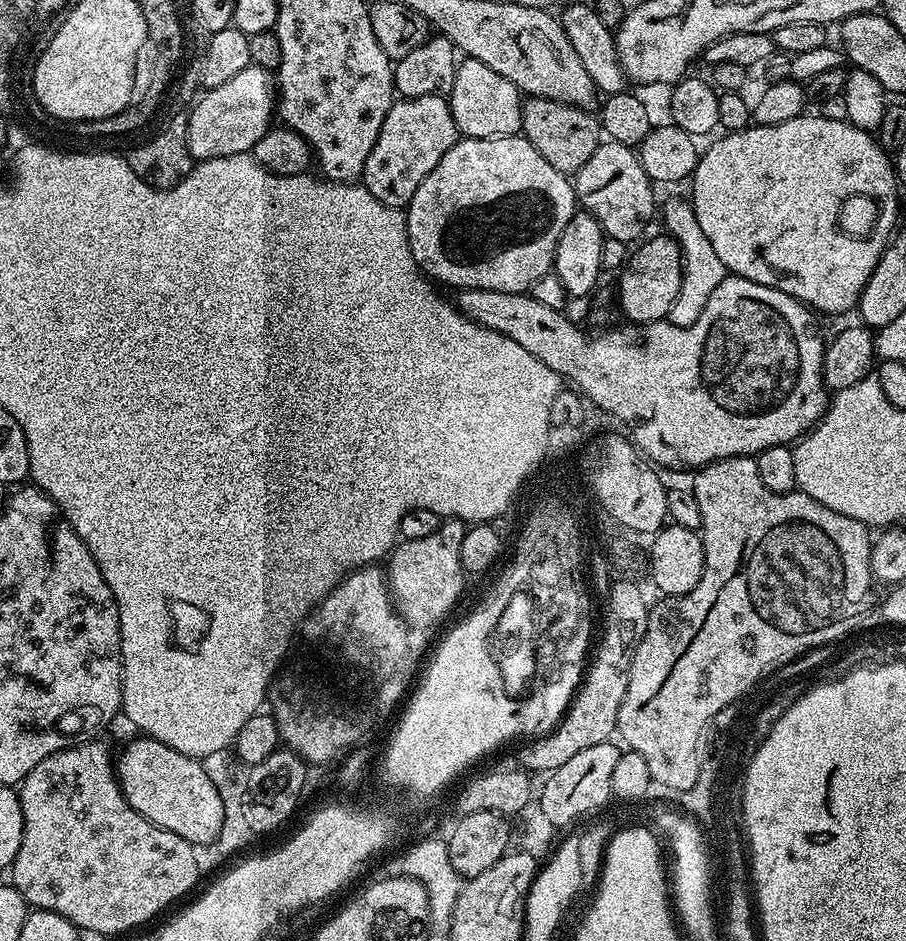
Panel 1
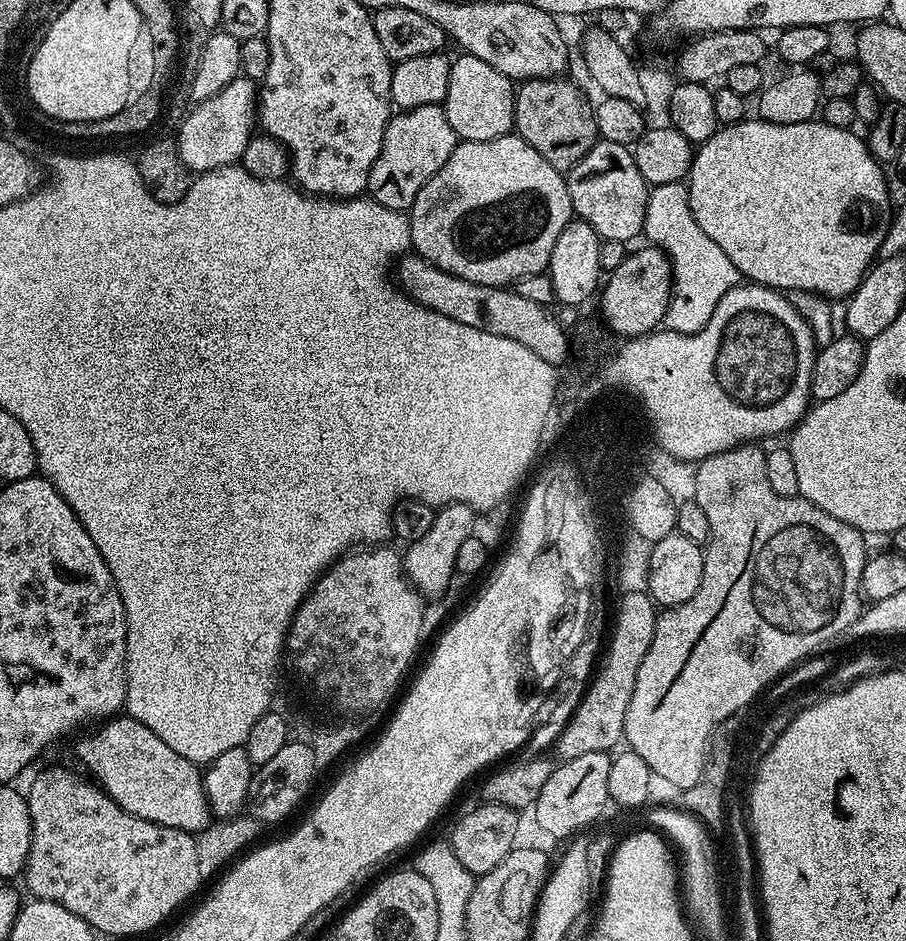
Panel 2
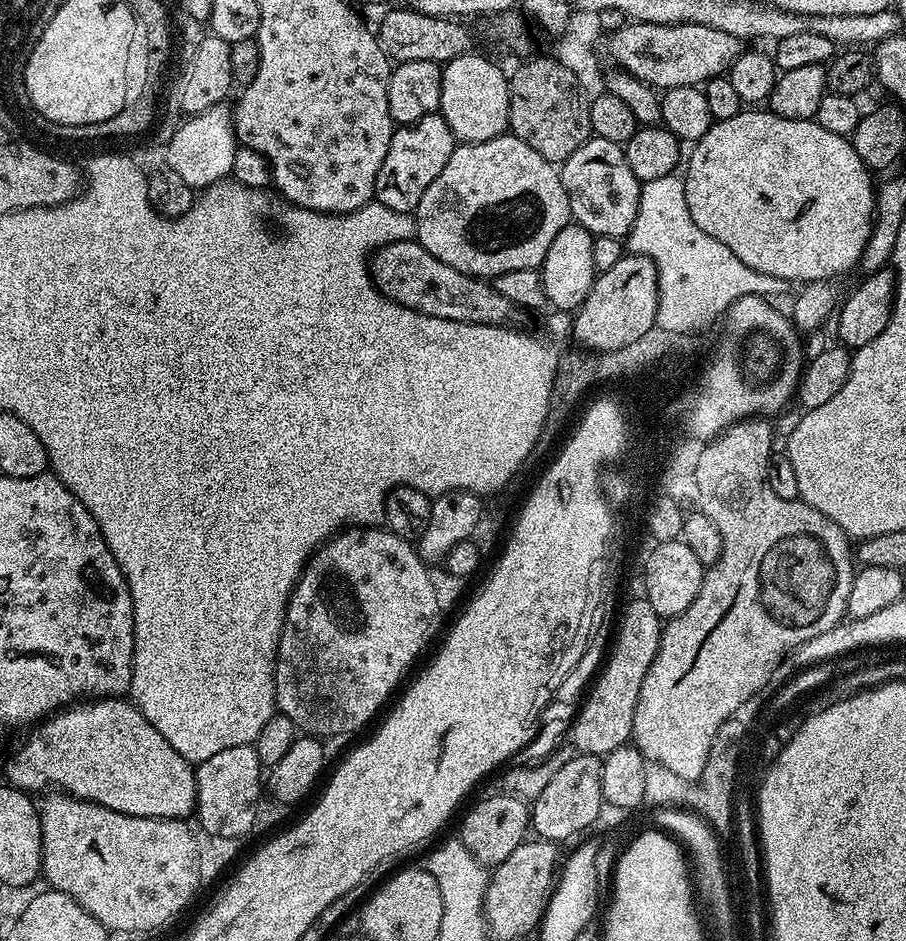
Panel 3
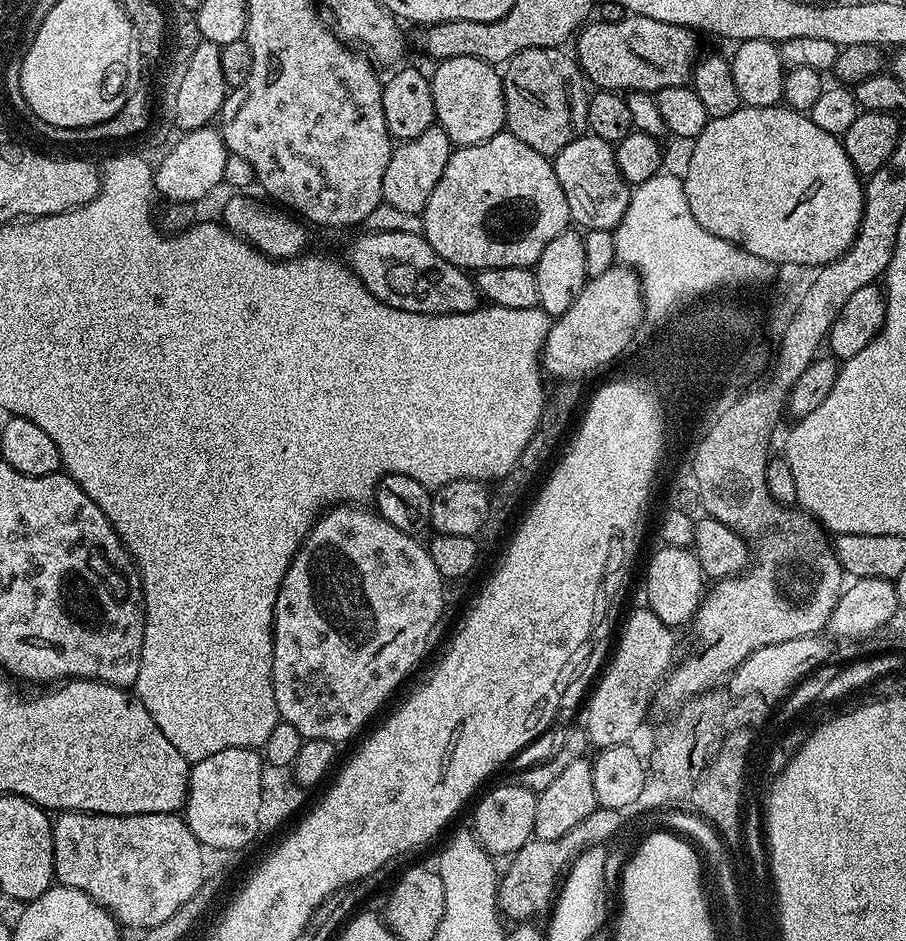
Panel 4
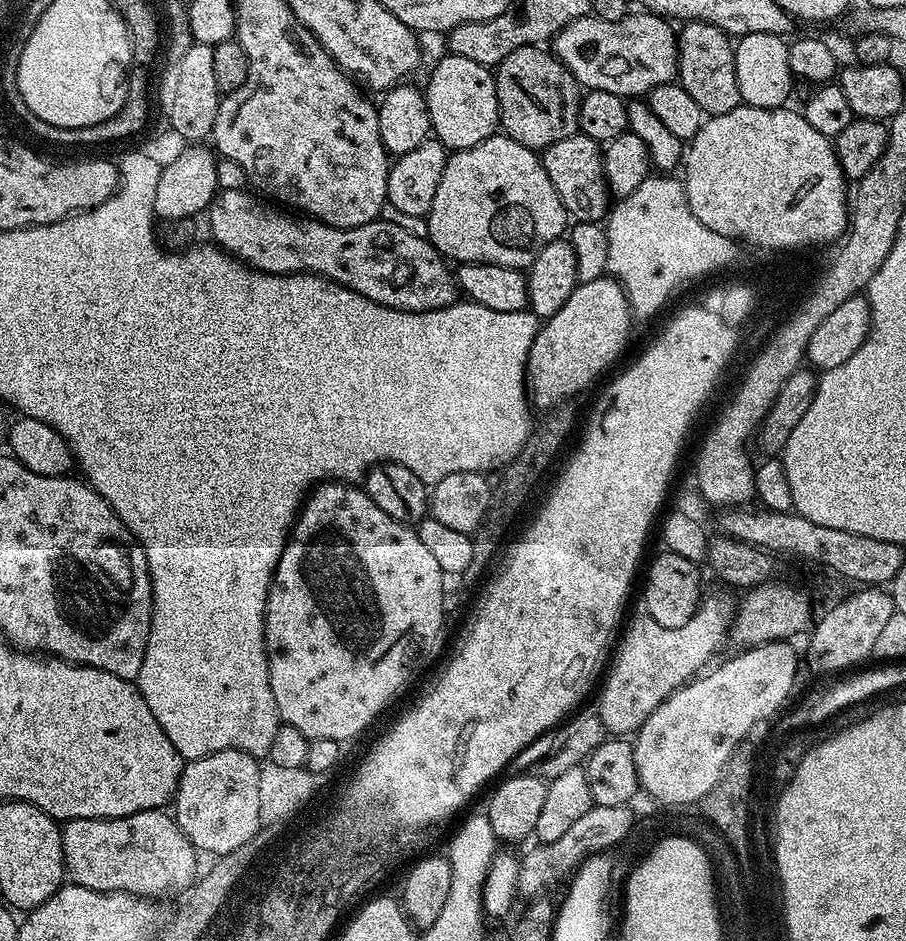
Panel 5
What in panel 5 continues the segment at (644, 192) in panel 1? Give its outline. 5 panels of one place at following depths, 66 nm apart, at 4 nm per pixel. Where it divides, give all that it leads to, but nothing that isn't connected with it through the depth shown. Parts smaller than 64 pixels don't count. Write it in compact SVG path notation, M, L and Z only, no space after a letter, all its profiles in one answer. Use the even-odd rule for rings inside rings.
M583 134L562 138L562 142L554 142L554 146L543 149L542 159L550 182L554 182L554 190L558 190L558 198L562 198L562 206L573 221L600 222L609 215L610 193L604 177L604 153L597 141Z

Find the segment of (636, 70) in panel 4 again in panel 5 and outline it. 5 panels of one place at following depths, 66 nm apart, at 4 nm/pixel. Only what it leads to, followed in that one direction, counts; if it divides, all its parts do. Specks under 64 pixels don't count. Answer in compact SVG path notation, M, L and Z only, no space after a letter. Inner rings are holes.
M647 10L633 11L618 22L606 22L589 14L566 25L551 41L550 48L566 66L566 70L574 74L581 89L590 92L606 90L625 98L644 98L658 86L673 83L679 73L679 41L675 27L671 26L674 27L665 17Z

